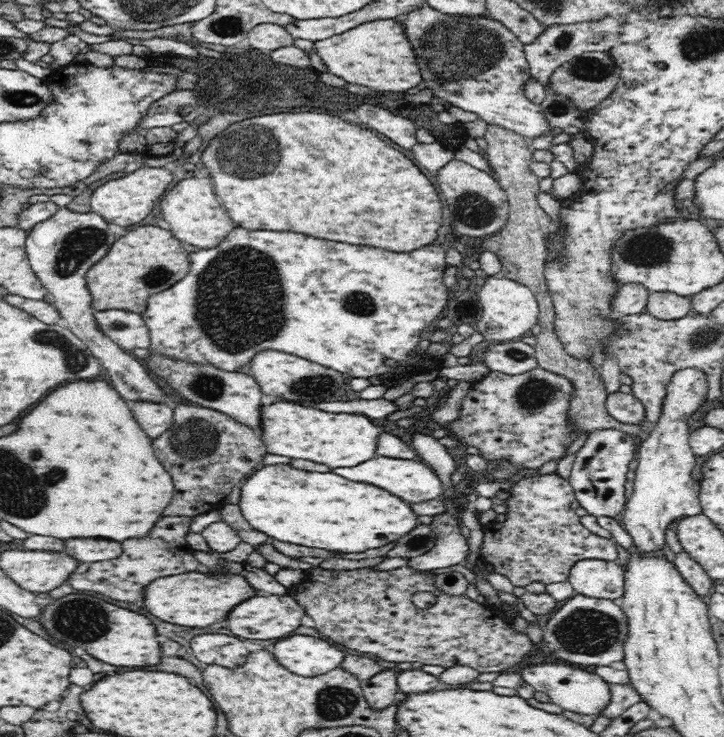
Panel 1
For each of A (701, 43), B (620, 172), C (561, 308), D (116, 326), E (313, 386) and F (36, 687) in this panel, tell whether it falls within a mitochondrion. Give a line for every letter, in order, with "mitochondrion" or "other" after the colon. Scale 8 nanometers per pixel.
A: mitochondrion
B: other
C: other
D: mitochondrion
E: mitochondrion
F: other

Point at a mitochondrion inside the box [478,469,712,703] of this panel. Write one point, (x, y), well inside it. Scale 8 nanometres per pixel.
(584, 631)

